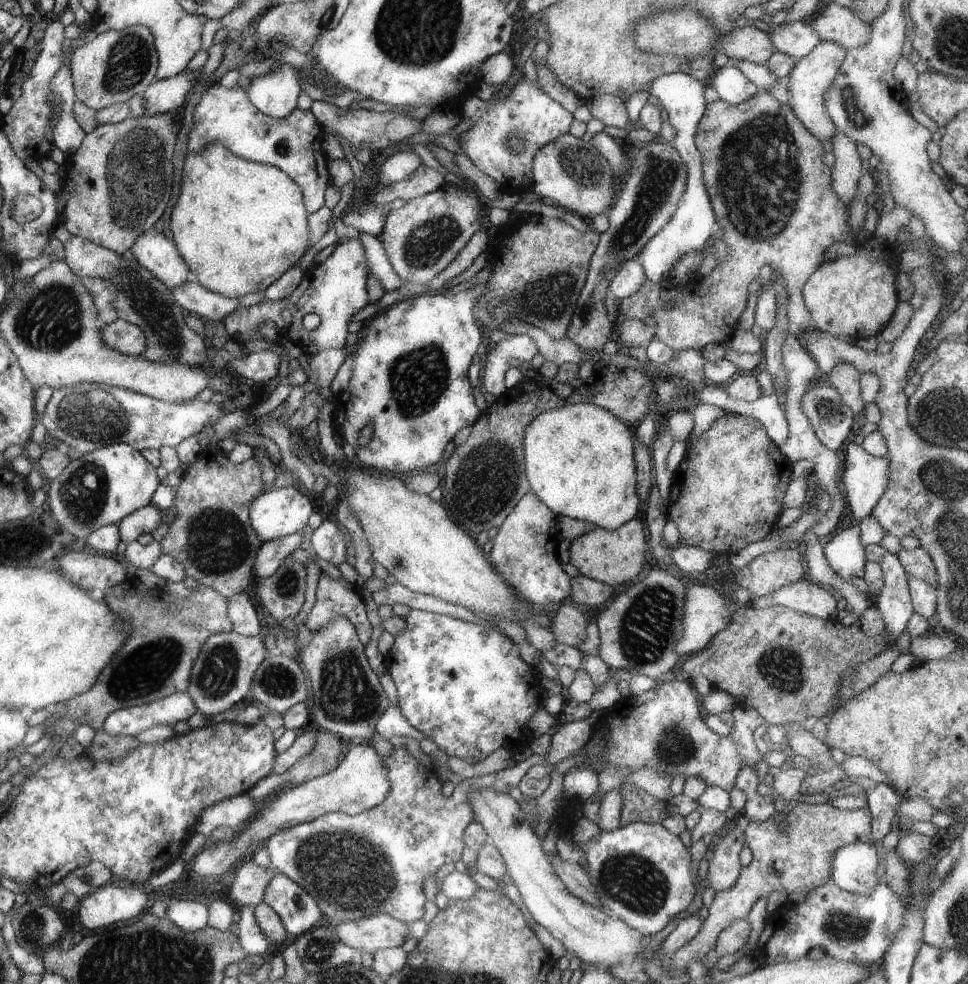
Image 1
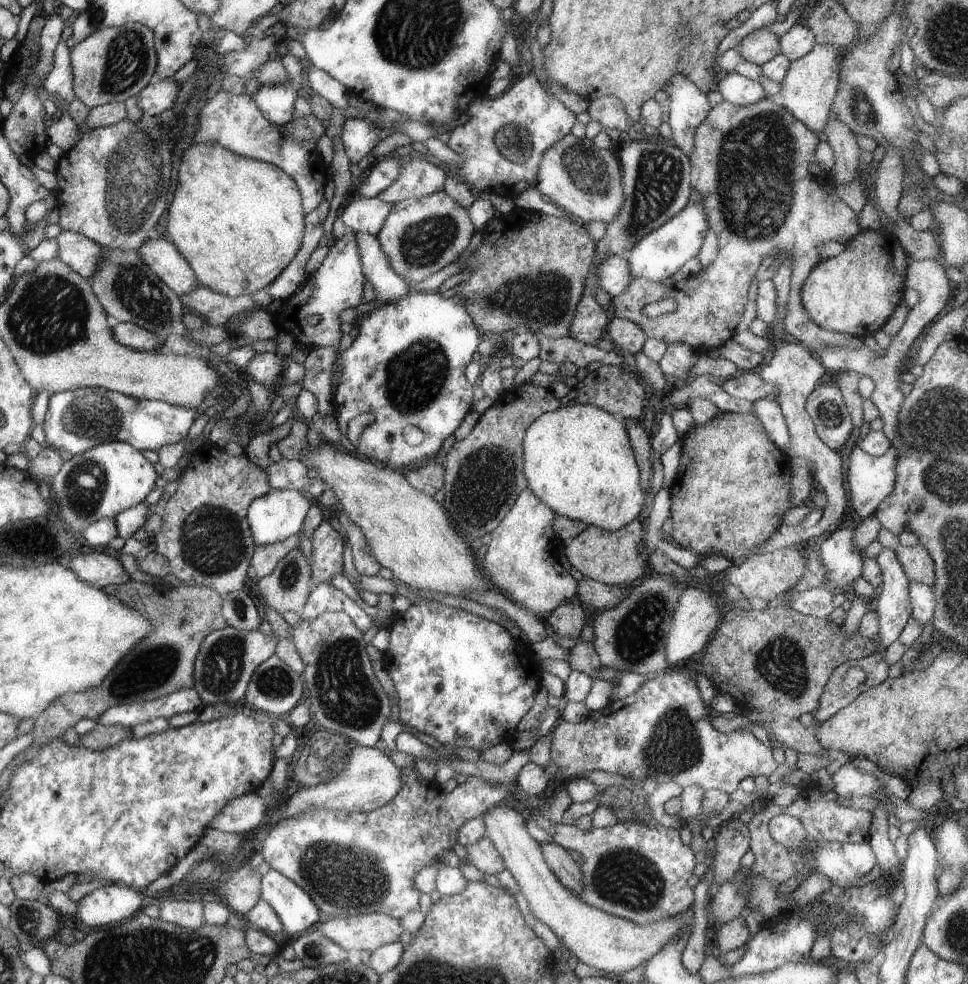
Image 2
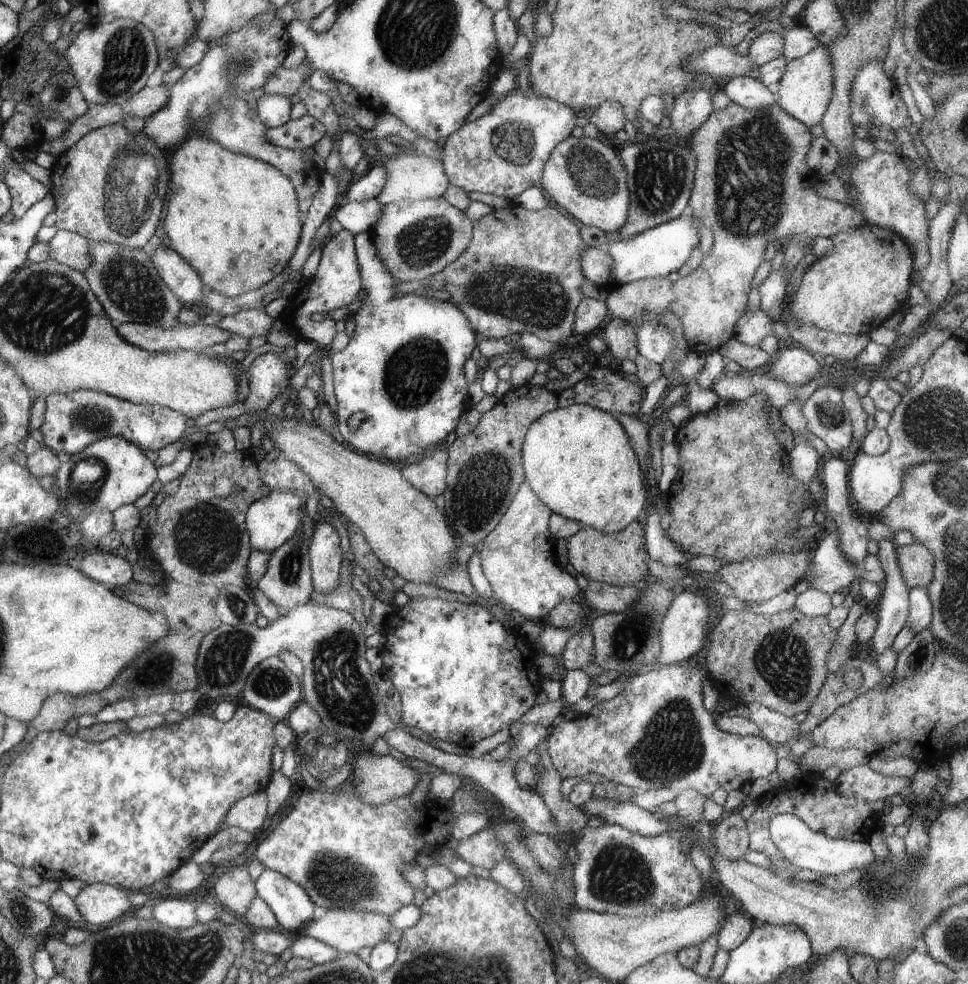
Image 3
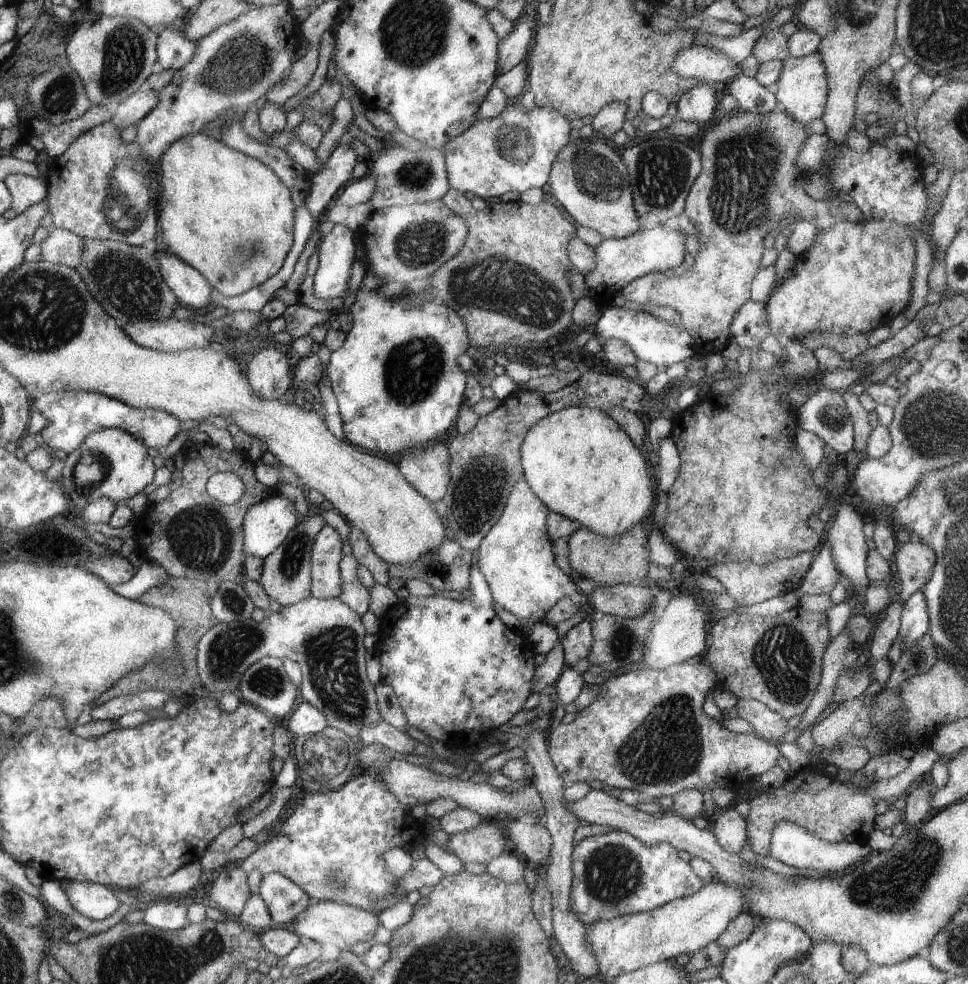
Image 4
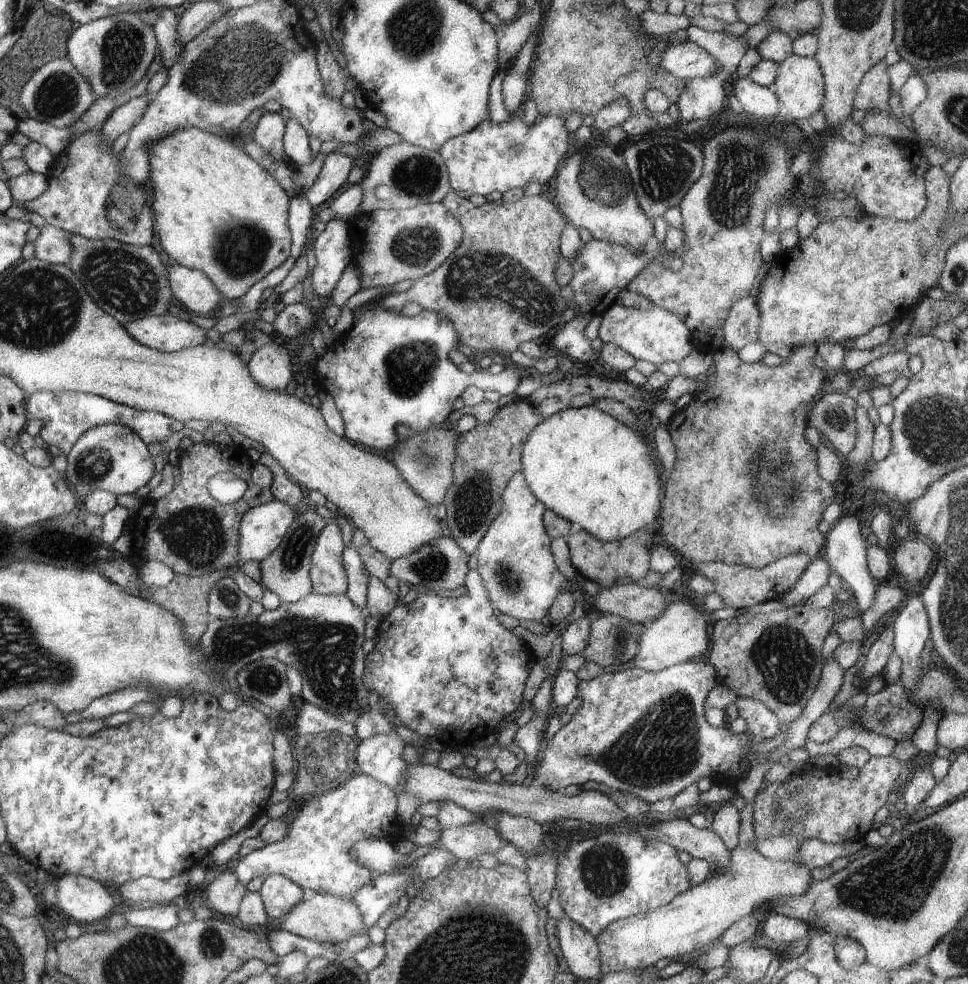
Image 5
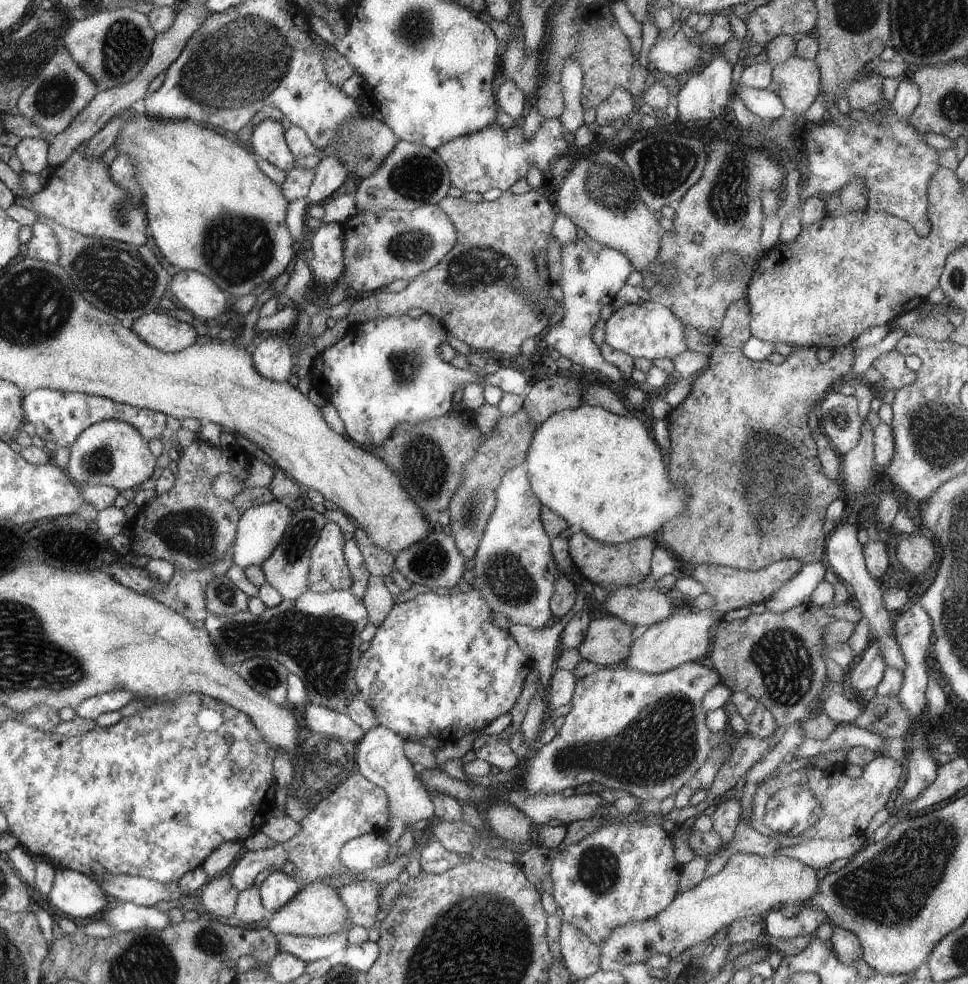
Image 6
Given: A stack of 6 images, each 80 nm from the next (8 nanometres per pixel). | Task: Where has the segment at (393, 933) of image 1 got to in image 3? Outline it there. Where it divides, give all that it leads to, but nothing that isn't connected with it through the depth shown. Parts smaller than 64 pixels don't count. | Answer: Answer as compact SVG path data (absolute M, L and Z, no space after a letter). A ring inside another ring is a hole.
M328 909L324 917L318 918L318 920L312 919L301 933L320 939L327 945L338 948L340 954L346 954L358 951L364 946L373 947L387 941L388 934L393 928L388 917L380 913L358 912L354 909Z

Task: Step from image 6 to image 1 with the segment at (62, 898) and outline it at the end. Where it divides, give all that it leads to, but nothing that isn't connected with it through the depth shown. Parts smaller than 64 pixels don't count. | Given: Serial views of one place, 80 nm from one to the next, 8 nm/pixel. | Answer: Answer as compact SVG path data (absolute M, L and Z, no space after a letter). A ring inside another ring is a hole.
M104 885L79 899L78 922L86 930L98 930L114 922L138 918L148 908L146 892L136 888Z

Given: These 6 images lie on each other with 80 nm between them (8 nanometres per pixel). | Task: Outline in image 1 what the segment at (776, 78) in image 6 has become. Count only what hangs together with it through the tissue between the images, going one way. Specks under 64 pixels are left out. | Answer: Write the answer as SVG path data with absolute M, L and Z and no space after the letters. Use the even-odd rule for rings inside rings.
M820 41L805 57L797 61L795 67L785 79L785 85L790 92L790 108L803 122L806 130L811 132L821 143L831 140L837 131L835 124L828 116L823 94L833 83L846 53L847 50L835 42Z

